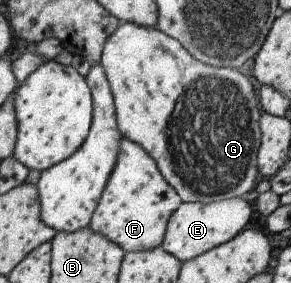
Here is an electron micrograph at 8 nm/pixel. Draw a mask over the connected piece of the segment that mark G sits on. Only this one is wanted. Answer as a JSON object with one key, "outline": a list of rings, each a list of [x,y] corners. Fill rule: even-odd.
{"outline":[[[131,22],[121,23],[113,32],[113,35],[107,38],[103,46],[100,61],[100,66],[104,69],[114,97],[119,131],[123,137],[139,144],[154,159],[167,183],[171,184],[175,191],[177,191],[183,202],[209,203],[229,198],[243,197],[247,191],[251,191],[256,187],[255,181],[257,181],[257,154],[260,148],[262,133],[259,123],[261,111],[259,111],[259,101],[255,97],[255,89],[253,89],[253,84],[251,84],[252,81],[235,68],[229,66],[211,67],[211,65],[205,65],[205,63],[199,63],[197,59],[195,61],[193,59],[194,57],[181,45],[180,41],[177,41],[177,39],[170,35],[164,34],[160,29],[156,27],[143,27]],[[223,101],[229,101],[227,111],[225,111],[225,127],[215,127],[215,121],[219,121],[223,125]]]}

